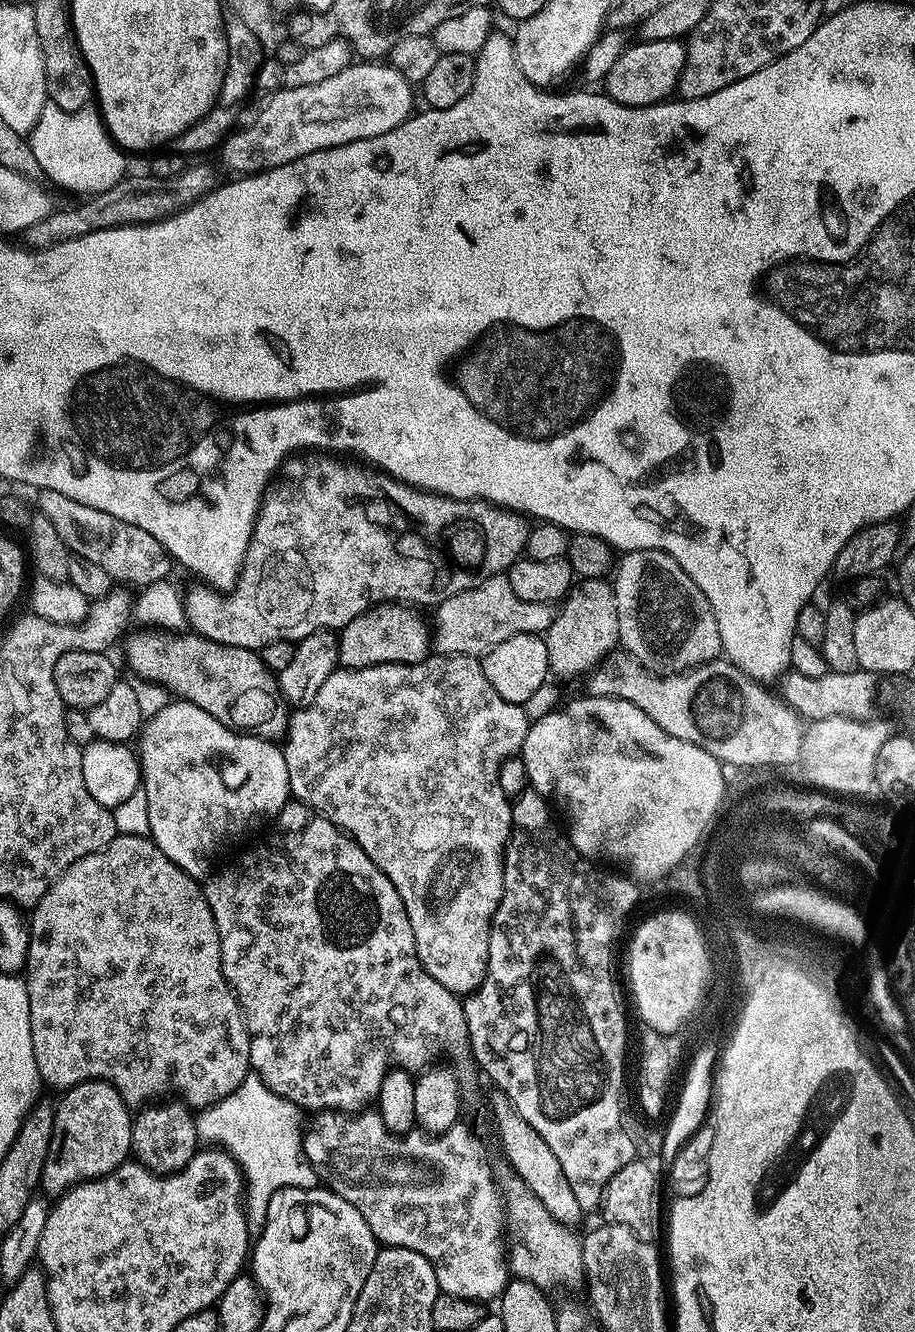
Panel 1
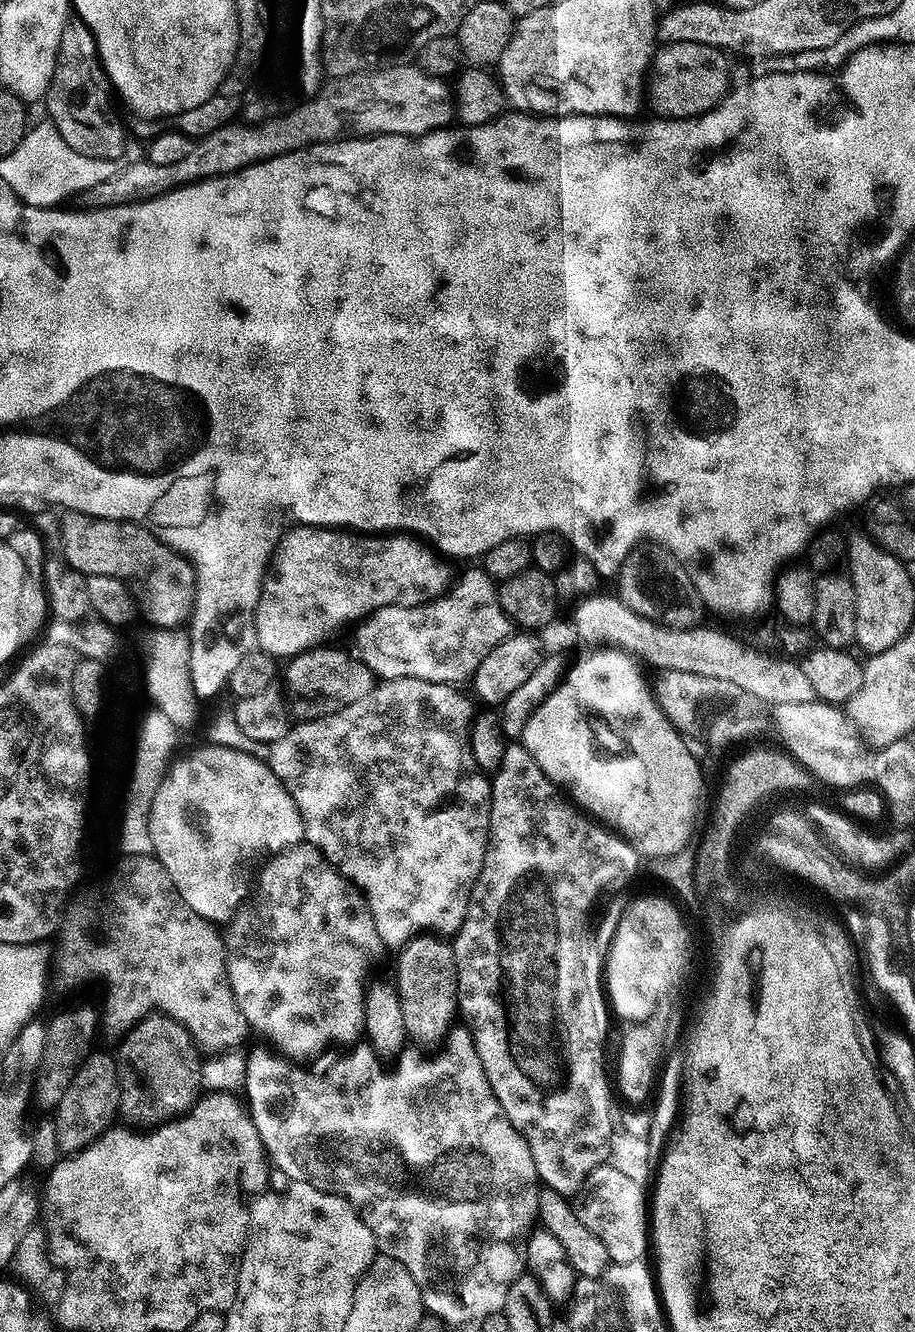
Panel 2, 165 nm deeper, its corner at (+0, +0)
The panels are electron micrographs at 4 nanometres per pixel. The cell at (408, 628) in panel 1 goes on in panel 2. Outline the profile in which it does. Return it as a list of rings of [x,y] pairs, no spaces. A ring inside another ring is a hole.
[[[317,646],[309,648],[306,652],[299,652],[287,661],[288,682],[296,691],[300,700],[308,703],[313,717],[327,716],[329,712],[337,712],[350,702],[358,702],[358,698],[366,698],[370,690],[374,690],[378,680],[359,655],[351,656],[340,648]]]

